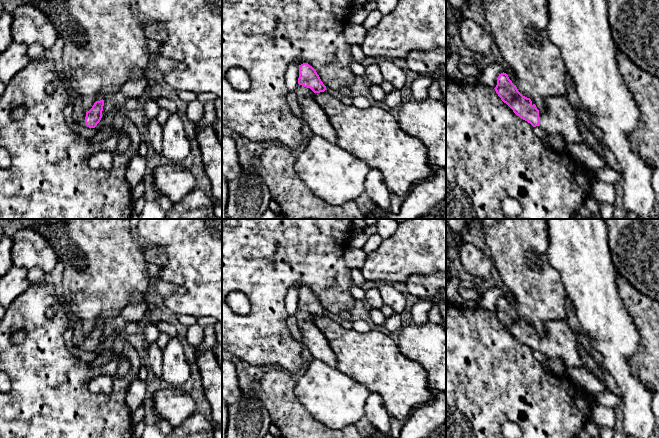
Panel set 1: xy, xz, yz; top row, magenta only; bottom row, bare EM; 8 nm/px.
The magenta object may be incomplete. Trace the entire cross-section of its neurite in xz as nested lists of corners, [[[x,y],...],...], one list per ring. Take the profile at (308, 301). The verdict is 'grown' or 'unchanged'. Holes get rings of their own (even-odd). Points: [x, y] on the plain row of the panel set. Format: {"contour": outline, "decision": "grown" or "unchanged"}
{"contour": [[[308,287],[299,289],[298,308],[295,316],[302,336],[302,344],[309,349],[313,358],[336,368],[337,358],[328,340],[315,324],[315,318],[324,316],[326,310],[316,294]]], "decision": "grown"}

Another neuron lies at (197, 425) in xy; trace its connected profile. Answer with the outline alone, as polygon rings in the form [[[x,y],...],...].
[[[194,412],[179,426],[174,427],[166,438],[215,438],[213,430],[212,421],[209,418]]]

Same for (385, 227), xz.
[[[379,219],[376,224],[377,234],[386,239],[396,232],[398,224],[395,219]]]

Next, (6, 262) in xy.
[[[4,235],[0,240],[0,277],[13,266],[11,256],[12,238]]]

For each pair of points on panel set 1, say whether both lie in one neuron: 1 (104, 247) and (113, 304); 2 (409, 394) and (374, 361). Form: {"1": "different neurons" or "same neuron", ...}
{"1": "same neuron", "2": "same neuron"}

